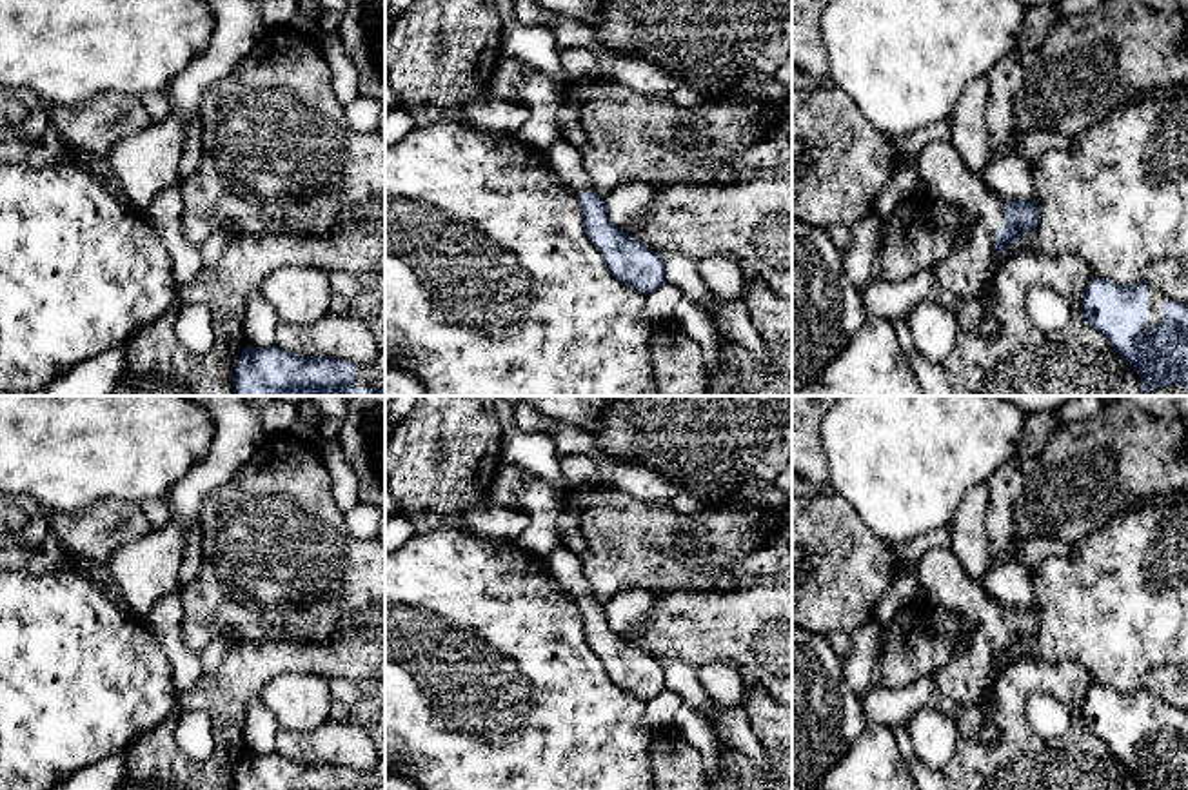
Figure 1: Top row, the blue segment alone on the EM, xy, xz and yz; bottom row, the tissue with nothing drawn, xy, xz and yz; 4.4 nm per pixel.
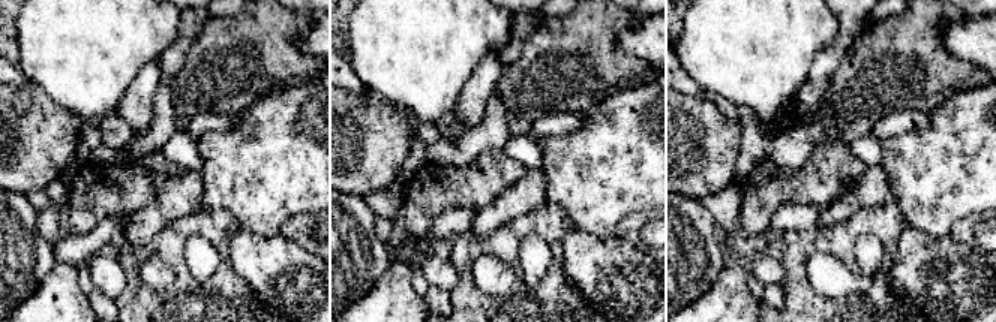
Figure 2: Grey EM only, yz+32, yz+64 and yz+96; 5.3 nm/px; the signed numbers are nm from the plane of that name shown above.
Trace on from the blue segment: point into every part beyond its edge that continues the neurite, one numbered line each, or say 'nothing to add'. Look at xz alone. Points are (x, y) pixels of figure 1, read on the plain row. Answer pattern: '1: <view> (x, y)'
1: xz (564, 567)

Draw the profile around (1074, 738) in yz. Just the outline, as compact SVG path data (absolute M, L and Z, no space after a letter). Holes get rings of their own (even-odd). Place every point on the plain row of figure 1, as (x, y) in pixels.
M1074 659L1014 663L990 686L994 723L1003 741L985 745L979 739L985 712L983 703L970 706L945 705L957 726L957 750L941 770L950 790L1143 790L1117 757L1083 725L1083 697L1094 685L1090 674ZM1032 694L1050 694L1074 714L1063 737L1043 741L1026 717L1026 701Z

